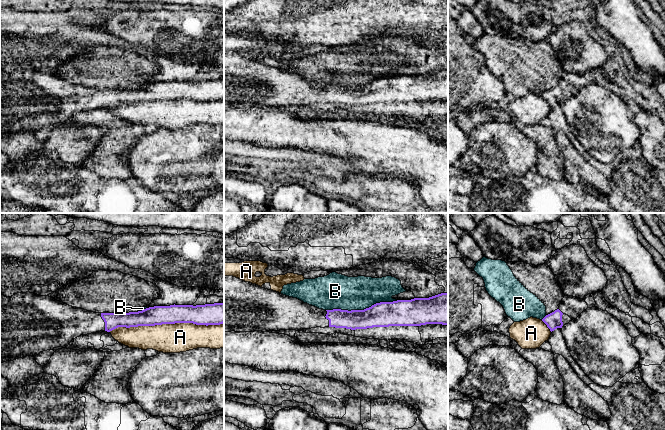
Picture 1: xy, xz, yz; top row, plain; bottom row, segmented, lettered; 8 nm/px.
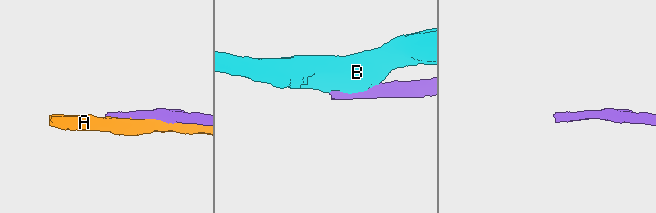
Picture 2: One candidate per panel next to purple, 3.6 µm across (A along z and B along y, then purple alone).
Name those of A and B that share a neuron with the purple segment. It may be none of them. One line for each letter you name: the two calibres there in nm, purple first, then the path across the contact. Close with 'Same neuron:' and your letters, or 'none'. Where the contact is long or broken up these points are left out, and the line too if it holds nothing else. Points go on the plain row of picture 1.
Same neuron: none

